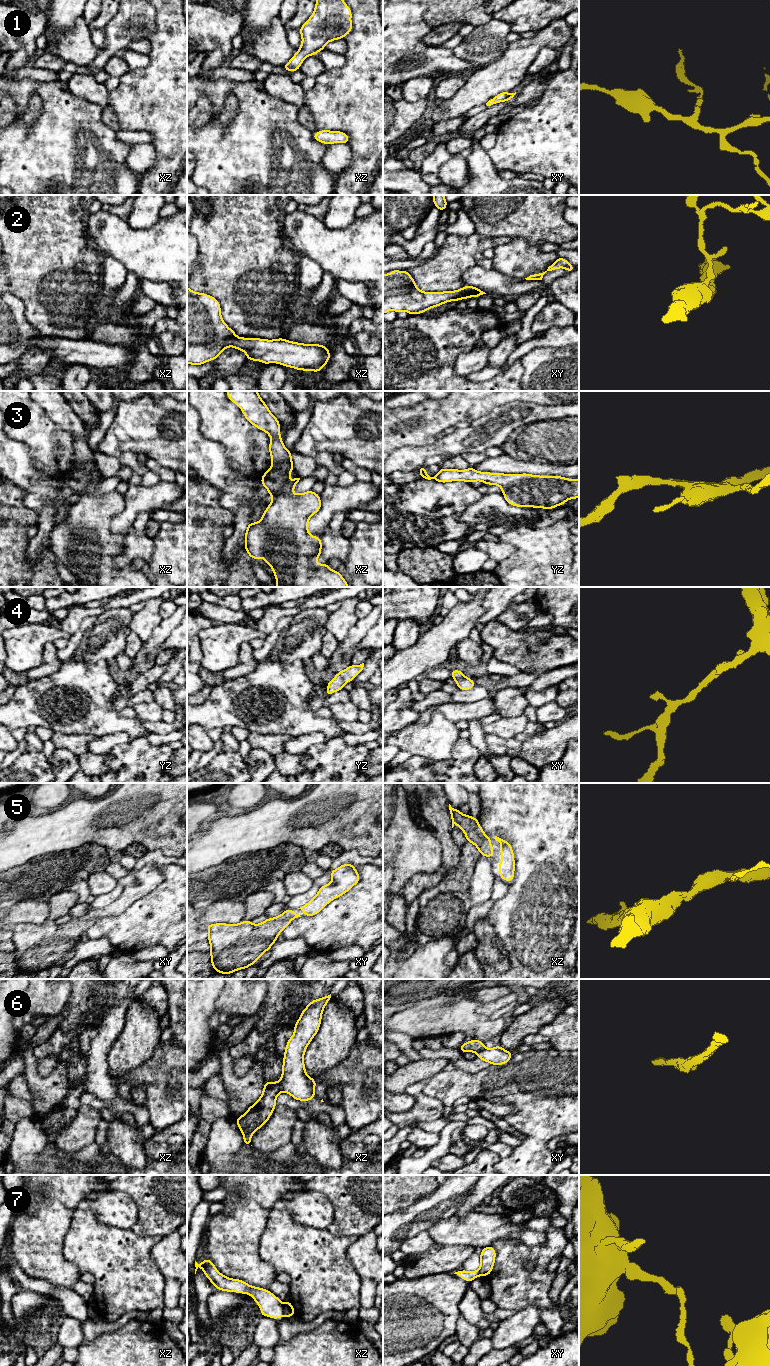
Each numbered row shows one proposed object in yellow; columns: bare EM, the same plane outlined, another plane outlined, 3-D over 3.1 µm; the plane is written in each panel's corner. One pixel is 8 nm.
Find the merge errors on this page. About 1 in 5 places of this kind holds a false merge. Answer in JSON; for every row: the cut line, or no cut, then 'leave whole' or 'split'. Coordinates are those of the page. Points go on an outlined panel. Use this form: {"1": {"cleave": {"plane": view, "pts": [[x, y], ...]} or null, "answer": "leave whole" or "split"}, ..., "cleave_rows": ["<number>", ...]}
{"1": {"cleave": null, "answer": "leave whole"}, "2": {"cleave": null, "answer": "leave whole"}, "3": {"cleave": null, "answer": "leave whole"}, "4": {"cleave": null, "answer": "leave whole"}, "5": {"cleave": null, "answer": "leave whole"}, "6": {"cleave": {"plane": "xz", "pts": [[282, 1075], [281, 1091]]}, "answer": "split"}, "7": {"cleave": {"plane": "xz", "pts": [[283, 1304], [282, 1315]]}, "answer": "split"}, "cleave_rows": ["6", "7"]}

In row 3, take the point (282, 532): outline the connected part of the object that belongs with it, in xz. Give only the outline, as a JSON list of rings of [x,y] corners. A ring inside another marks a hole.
[[[227,391],[227,396],[240,407],[252,425],[266,432],[271,438],[269,453],[272,466],[263,474],[261,484],[273,500],[263,512],[260,521],[248,523],[244,548],[250,558],[264,558],[278,581],[275,587],[349,587],[338,571],[331,570],[327,563],[316,563],[316,559],[321,555],[322,542],[319,537],[310,535],[308,521],[321,509],[321,499],[319,494],[312,490],[301,494],[292,493],[300,478],[289,480],[294,465],[291,451],[286,449],[282,442],[278,419],[270,412],[257,391]]]

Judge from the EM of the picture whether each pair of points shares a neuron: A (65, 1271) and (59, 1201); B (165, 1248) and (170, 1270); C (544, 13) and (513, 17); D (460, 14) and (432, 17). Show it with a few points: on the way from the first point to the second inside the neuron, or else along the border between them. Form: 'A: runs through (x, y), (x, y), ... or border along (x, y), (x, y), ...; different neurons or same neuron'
A: runs through (54, 1254), (54, 1218); same neuron
B: runs through (168, 1253), (170, 1265); same neuron
C: runs through (536, 13), (521, 15); same neuron
D: runs through (453, 14), (439, 14); same neuron

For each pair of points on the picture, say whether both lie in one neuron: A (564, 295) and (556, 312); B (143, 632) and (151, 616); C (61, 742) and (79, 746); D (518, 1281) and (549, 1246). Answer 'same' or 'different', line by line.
A: different
B: same
C: same
D: same

